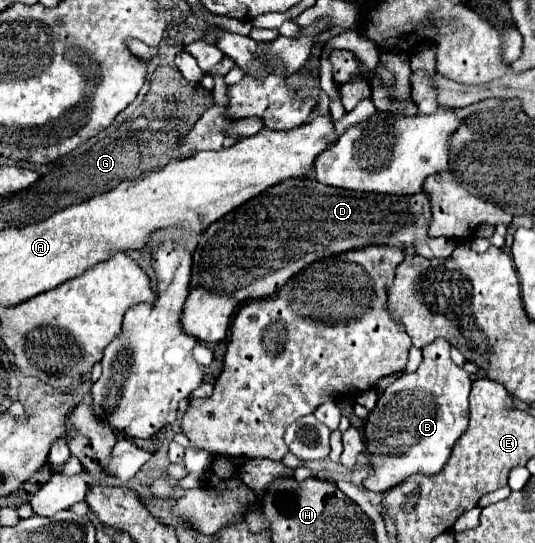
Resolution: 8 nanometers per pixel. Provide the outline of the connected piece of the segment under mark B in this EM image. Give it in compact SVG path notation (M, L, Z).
M441 337L425 345L421 351L423 361L419 369L395 379L367 417L365 441L369 449L375 449L375 465L371 465L369 471L371 477L363 481L367 491L383 493L413 475L433 477L441 473L455 443L467 429L471 393L469 373L451 361L451 347Z

